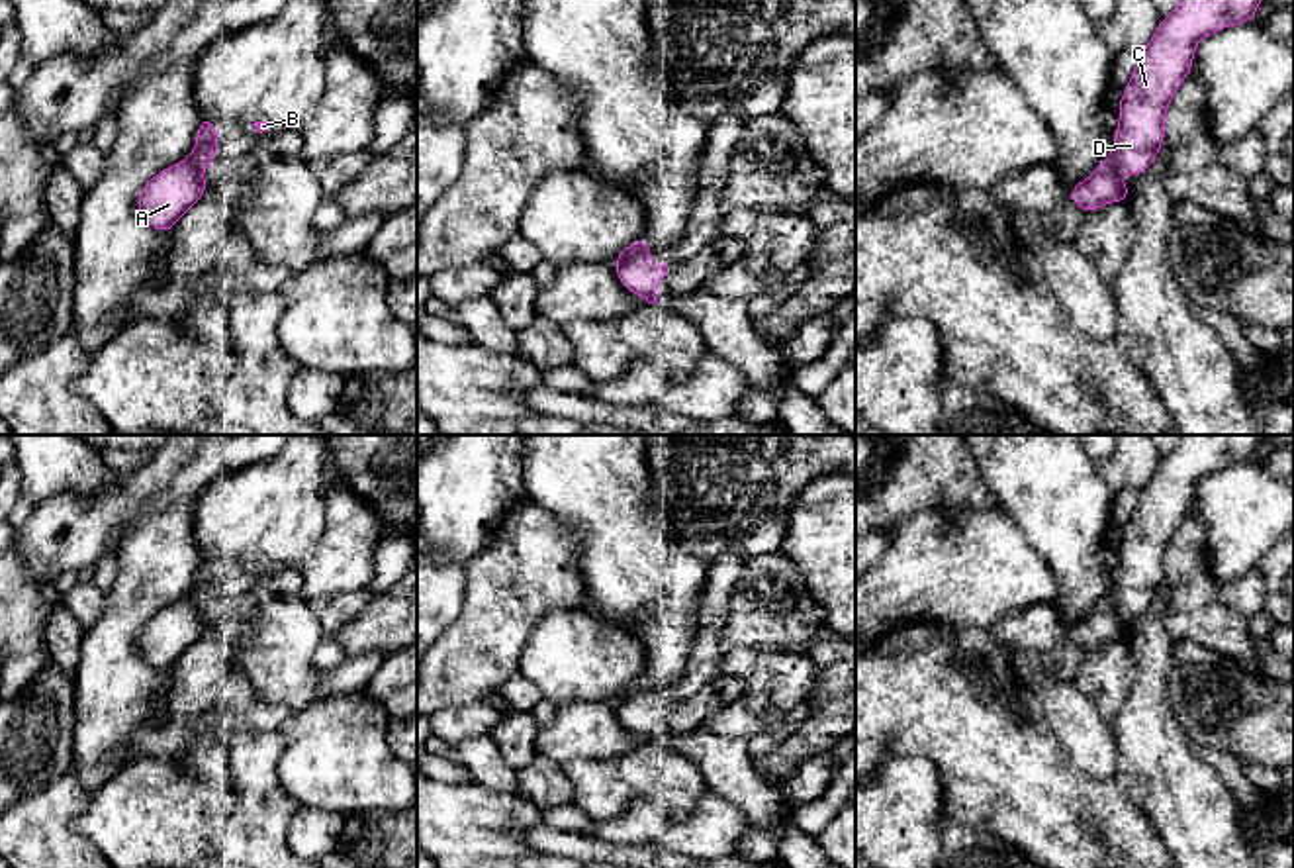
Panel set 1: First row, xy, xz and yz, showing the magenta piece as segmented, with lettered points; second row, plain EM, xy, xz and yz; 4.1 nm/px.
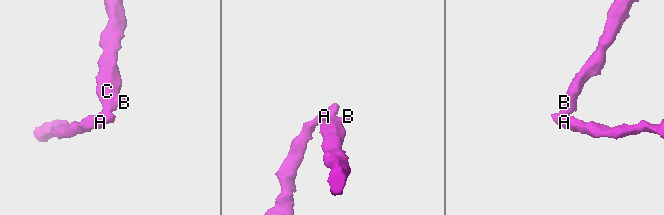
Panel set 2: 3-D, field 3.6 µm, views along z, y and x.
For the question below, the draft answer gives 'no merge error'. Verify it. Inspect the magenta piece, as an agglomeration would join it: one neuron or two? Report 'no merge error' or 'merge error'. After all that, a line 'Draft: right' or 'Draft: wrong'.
merge error
Draft: wrong

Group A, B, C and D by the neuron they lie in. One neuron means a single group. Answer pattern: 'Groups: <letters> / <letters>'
Groups: A / B C D

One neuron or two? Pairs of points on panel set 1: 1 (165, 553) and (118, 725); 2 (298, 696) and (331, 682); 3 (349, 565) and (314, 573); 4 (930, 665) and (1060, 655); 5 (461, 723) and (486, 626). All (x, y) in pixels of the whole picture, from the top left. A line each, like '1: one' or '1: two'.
1: one
2: two
3: one
4: two
5: two

